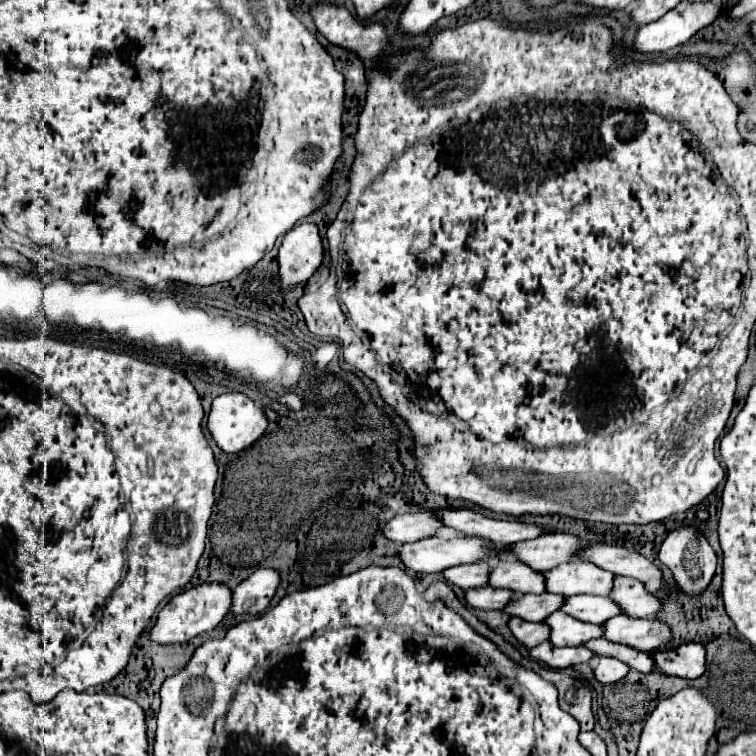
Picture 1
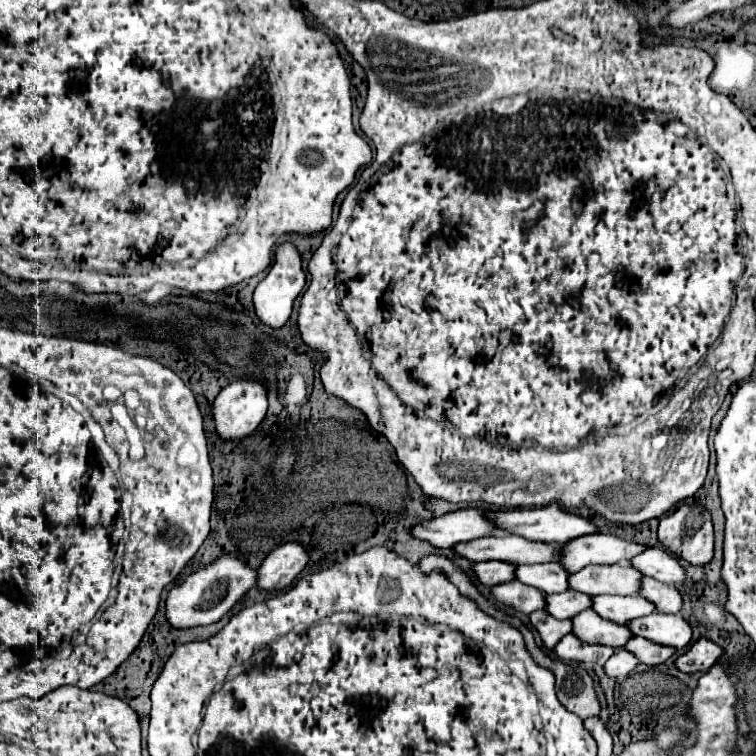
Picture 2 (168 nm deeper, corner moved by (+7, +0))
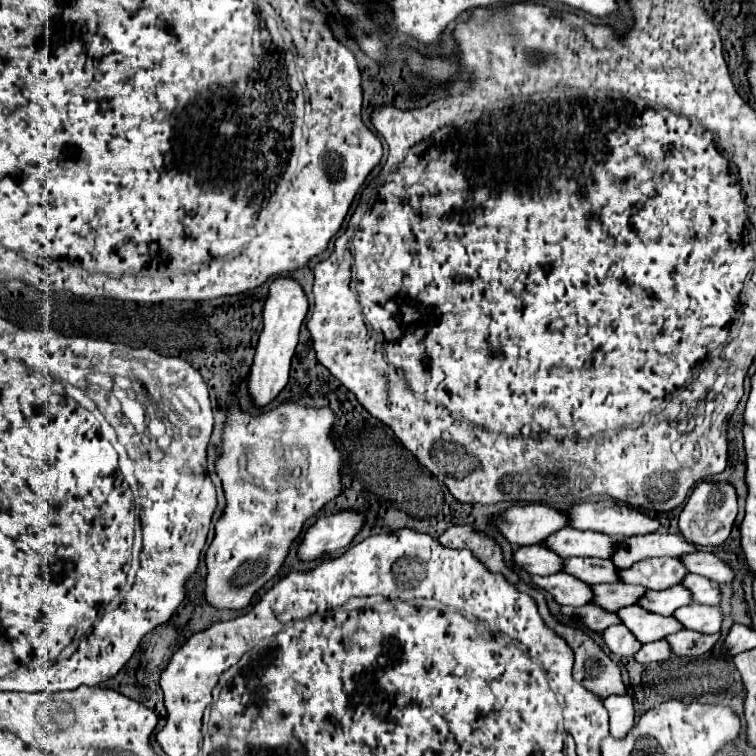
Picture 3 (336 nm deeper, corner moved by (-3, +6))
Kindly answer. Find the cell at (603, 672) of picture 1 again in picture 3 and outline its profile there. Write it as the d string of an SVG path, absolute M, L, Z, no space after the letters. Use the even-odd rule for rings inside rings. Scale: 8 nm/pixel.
M657 640L651 644L643 644L641 650L635 654L635 660L641 664L655 664L655 662L665 662L673 656L671 646L665 640Z

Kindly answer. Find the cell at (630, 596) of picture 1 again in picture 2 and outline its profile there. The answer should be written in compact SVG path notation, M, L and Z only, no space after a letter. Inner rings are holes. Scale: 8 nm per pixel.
M649 576L641 578L641 598L649 598L653 606L657 606L657 612L665 614L677 614L681 608L681 594L675 586L657 582Z

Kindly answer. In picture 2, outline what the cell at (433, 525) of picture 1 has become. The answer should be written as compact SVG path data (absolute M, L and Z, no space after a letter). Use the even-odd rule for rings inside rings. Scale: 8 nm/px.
M465 508L431 520L421 520L411 526L409 534L417 540L429 542L435 548L449 548L455 542L481 538L487 534L501 534L501 530L483 518L483 508Z

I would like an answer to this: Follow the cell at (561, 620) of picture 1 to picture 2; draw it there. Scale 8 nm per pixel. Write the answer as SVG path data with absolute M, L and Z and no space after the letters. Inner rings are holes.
M593 610L573 616L571 622L573 634L577 634L577 638L585 638L585 642L601 642L611 648L621 648L631 638L631 632L623 624L603 620Z

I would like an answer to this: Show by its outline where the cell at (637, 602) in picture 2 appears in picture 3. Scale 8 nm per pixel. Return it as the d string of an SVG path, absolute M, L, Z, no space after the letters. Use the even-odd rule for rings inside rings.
M675 586L675 588L667 588L667 590L659 590L653 592L649 590L641 600L639 606L643 606L649 612L661 614L661 616L671 616L677 608L691 604L691 592L687 592L687 588L683 586Z

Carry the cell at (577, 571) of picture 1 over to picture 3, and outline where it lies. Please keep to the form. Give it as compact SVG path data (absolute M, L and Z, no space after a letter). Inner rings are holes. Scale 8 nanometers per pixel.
M647 558L627 570L619 570L621 582L641 584L649 590L665 590L683 582L687 568L679 558Z

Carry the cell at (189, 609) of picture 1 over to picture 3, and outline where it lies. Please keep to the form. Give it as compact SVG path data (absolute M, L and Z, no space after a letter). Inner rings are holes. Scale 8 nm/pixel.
M237 386L231 390L231 406L227 410L223 440L215 458L215 472L221 478L225 492L225 510L215 524L215 538L207 550L209 572L205 578L205 598L209 604L217 608L245 608L255 592L279 574L291 544L301 534L303 524L341 494L341 468L345 458L331 436L333 426L335 412L329 406L301 406L287 400L271 412L249 414L239 406Z

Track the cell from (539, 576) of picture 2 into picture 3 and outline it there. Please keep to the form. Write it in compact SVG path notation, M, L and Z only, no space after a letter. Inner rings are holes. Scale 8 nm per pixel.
M567 558L565 568L567 574L573 574L587 584L601 584L601 582L619 582L619 568L611 560L601 558Z

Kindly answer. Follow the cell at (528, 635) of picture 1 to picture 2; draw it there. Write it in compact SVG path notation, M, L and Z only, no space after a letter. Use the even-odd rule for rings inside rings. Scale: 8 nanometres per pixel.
M537 610L533 614L529 614L529 622L531 626L537 630L537 634L541 636L541 642L545 646L545 650L551 650L565 634L571 632L571 622L569 620L555 620L553 616L549 616L543 610Z

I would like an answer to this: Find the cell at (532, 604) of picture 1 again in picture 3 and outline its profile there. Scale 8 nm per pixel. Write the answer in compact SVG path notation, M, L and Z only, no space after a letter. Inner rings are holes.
M617 582L617 584L595 584L593 592L595 592L593 598L595 604L599 604L609 612L617 612L619 608L635 604L635 600L639 600L639 596L643 596L647 590L633 584Z

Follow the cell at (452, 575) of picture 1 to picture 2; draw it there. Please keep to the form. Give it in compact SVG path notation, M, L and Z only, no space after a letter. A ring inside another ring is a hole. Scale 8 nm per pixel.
M489 560L489 562L473 562L471 570L481 584L495 586L495 584L501 584L501 582L511 582L515 566L507 564L507 562Z

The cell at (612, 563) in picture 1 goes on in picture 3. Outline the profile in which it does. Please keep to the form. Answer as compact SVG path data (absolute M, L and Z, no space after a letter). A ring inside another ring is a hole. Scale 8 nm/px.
M695 552L695 554L687 554L681 558L687 566L689 572L693 574L701 574L701 576L707 576L709 580L717 582L717 584L731 584L735 580L735 572L733 568L717 558L715 554L709 554L709 552Z

